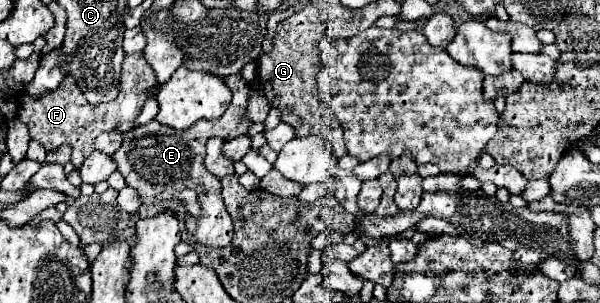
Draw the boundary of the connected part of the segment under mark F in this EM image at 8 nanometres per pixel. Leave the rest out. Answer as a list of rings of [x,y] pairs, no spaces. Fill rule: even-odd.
[[[142,52],[138,54],[130,54],[124,58],[122,64],[122,80],[120,80],[120,96],[110,102],[110,104],[100,104],[100,106],[92,106],[84,100],[78,84],[74,82],[72,76],[64,78],[64,82],[60,84],[58,90],[34,100],[30,96],[26,98],[16,98],[18,106],[18,120],[22,120],[24,124],[28,124],[30,128],[30,138],[38,140],[48,152],[56,150],[62,144],[72,146],[72,164],[76,168],[82,166],[82,162],[90,156],[90,152],[94,150],[94,140],[98,134],[102,132],[128,132],[134,126],[134,120],[138,116],[138,112],[142,110],[144,102],[152,96],[148,90],[156,86],[156,74],[150,68],[150,64],[144,60]]]

